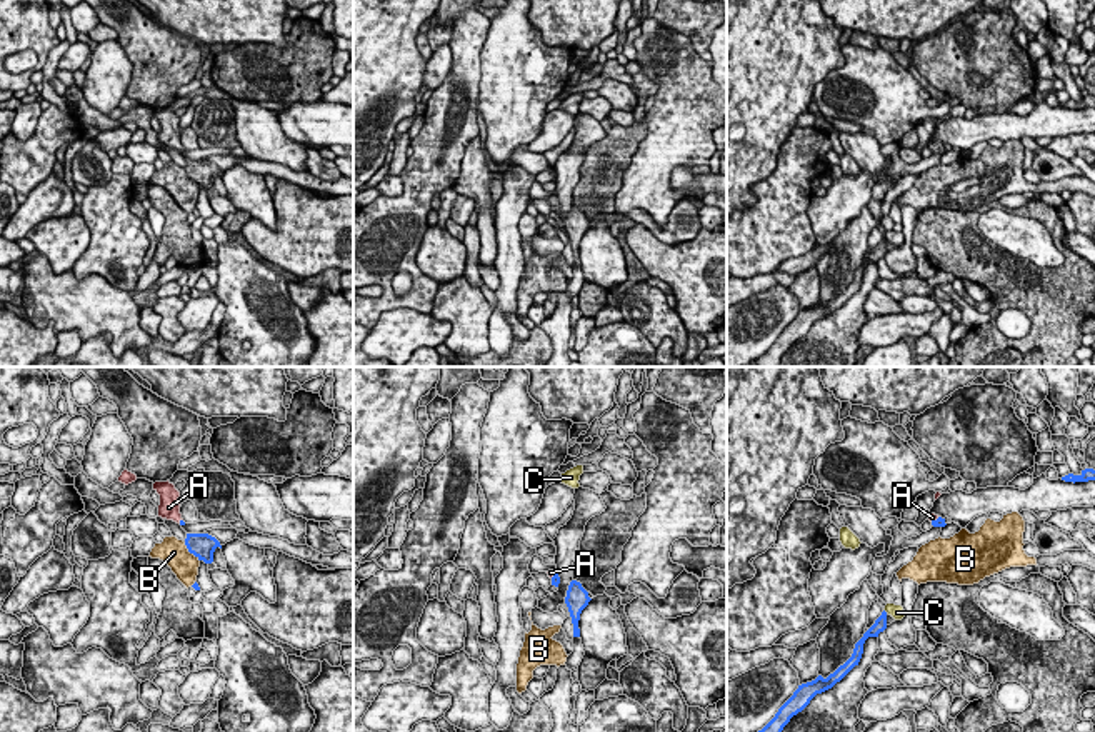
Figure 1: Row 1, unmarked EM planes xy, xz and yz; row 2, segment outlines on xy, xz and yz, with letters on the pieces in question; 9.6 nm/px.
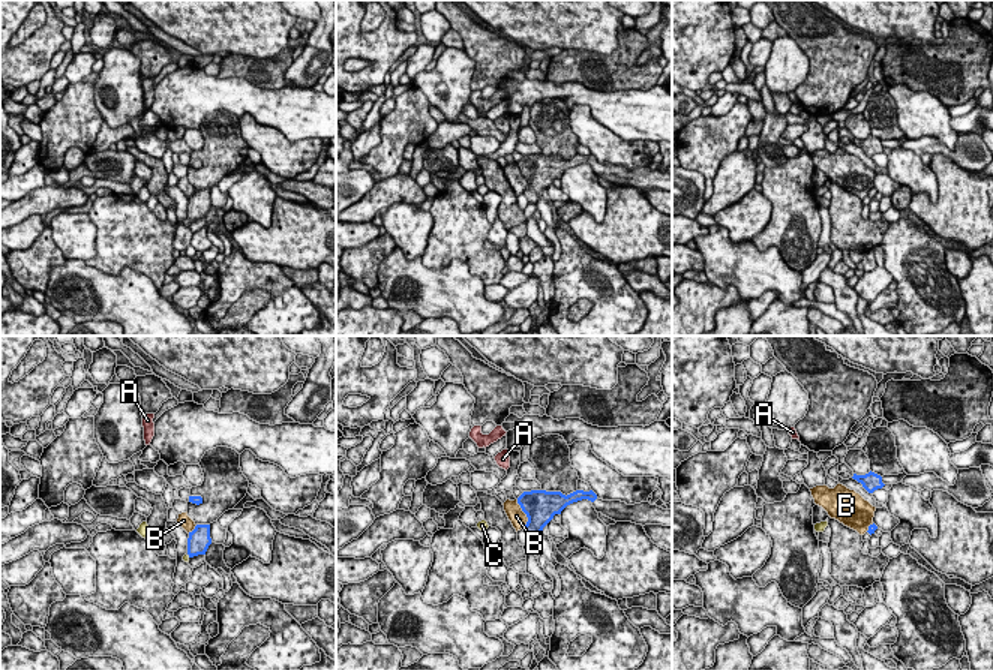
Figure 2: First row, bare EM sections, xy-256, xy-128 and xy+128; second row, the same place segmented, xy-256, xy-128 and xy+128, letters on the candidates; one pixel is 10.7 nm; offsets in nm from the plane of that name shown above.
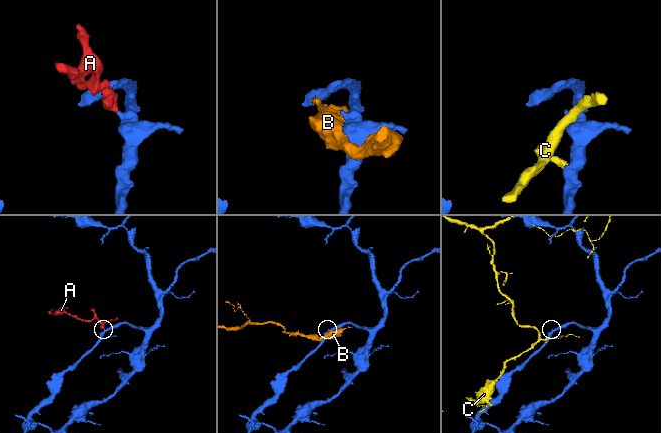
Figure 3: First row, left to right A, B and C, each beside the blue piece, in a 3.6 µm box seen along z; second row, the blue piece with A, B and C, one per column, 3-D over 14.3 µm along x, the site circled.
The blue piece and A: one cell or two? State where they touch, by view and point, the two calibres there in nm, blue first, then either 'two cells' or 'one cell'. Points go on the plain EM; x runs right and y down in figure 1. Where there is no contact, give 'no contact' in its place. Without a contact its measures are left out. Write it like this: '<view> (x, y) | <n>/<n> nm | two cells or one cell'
yz (934, 147) | 100/60 nm | one cell

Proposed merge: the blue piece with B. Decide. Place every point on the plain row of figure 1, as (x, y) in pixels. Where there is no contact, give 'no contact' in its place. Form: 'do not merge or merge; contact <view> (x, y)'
do not merge; contact xy (190, 179)

